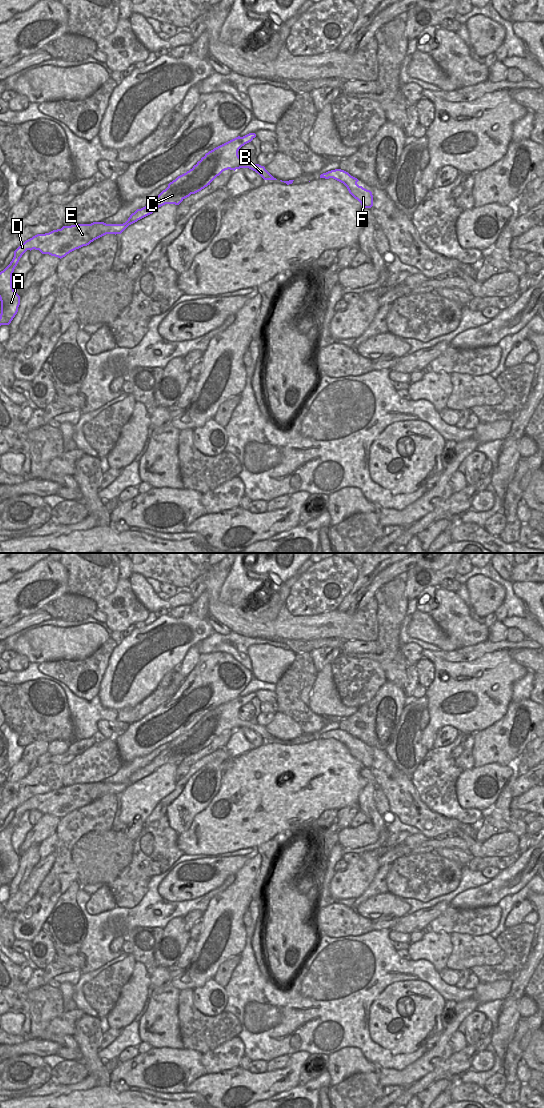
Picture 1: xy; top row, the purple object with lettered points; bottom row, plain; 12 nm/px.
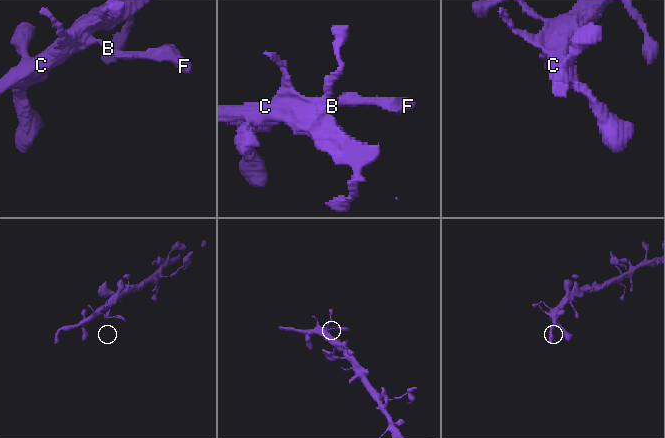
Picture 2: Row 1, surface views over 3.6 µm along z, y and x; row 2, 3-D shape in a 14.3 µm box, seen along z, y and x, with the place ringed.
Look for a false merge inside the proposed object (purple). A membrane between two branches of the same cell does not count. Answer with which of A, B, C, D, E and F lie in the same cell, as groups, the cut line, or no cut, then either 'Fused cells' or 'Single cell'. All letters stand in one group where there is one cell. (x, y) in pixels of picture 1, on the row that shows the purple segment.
Groups: A B C D E F. No split. Single cell

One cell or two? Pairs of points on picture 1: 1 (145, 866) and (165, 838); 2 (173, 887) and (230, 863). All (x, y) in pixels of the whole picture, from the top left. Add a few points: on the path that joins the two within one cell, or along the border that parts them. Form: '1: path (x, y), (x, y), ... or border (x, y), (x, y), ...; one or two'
1: path (152, 859), (165, 845); one
2: path (187, 880), (191, 879), (207, 863), (216, 863); one

